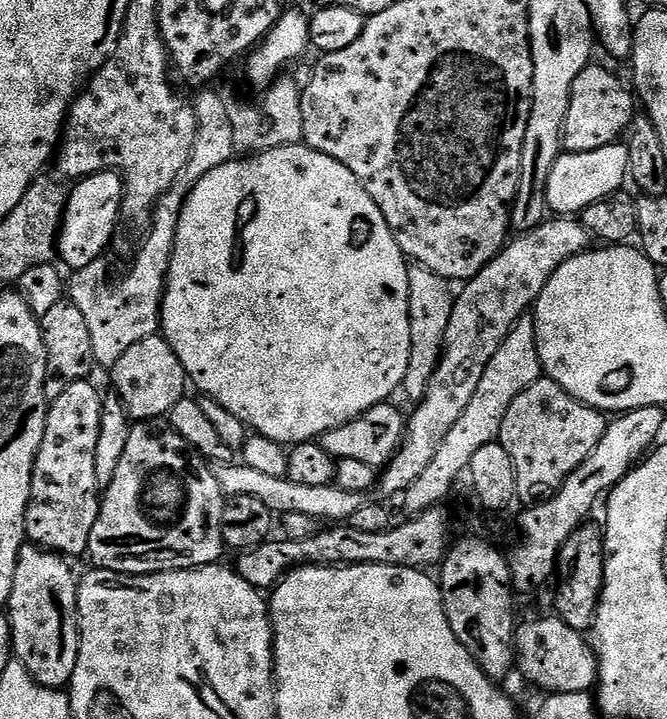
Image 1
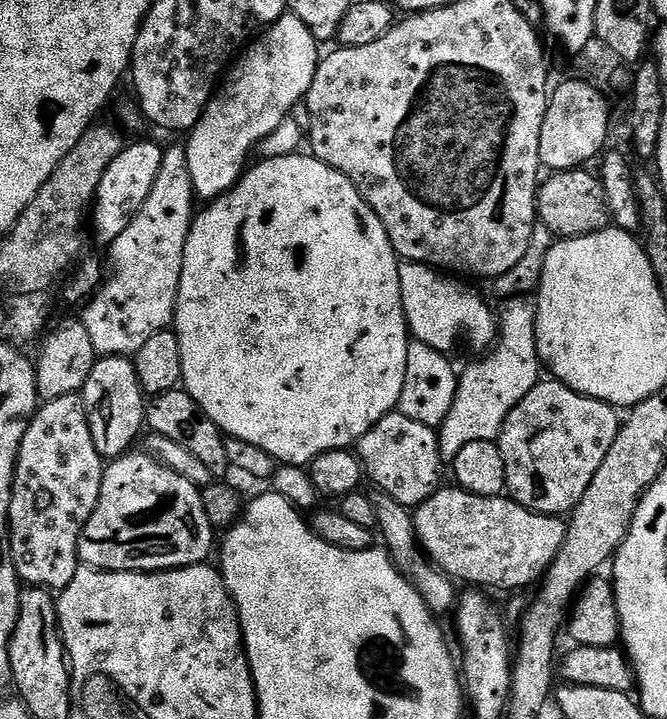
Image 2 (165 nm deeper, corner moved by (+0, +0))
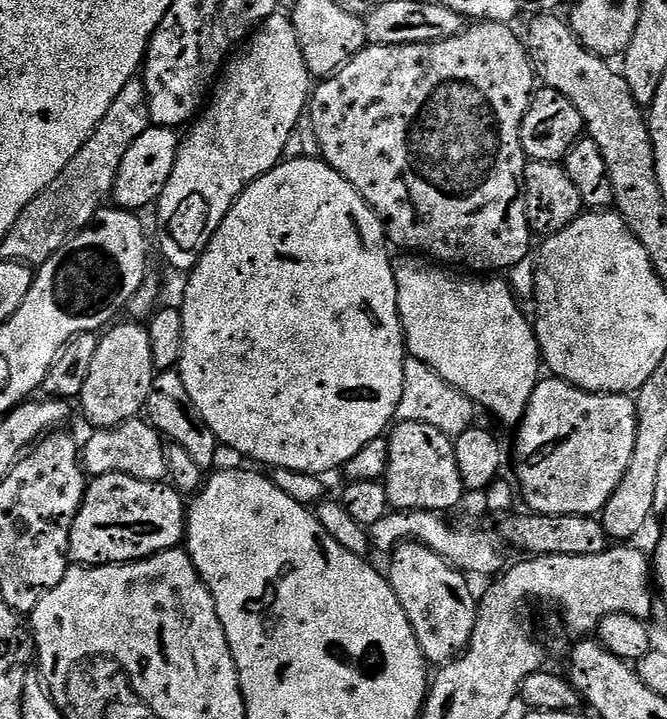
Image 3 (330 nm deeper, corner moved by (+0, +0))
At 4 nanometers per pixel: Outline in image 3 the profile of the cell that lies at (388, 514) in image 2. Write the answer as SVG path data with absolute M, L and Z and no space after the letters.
M415 540L399 544L391 552L389 560L392 561L386 567L388 584L394 594L398 594L398 602L402 602L406 618L410 618L410 626L424 652L424 659L432 666L451 664L467 650L474 634L478 596L468 585L469 577Z

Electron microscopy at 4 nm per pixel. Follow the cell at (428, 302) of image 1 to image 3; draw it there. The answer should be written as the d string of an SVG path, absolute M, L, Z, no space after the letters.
M405 355L402 370L402 398L398 402L396 420L400 422L422 422L426 426L434 426L434 430L442 430L442 434L453 438L461 436L467 428L477 423L478 406L462 390L450 386L442 374L438 374L426 362Z

